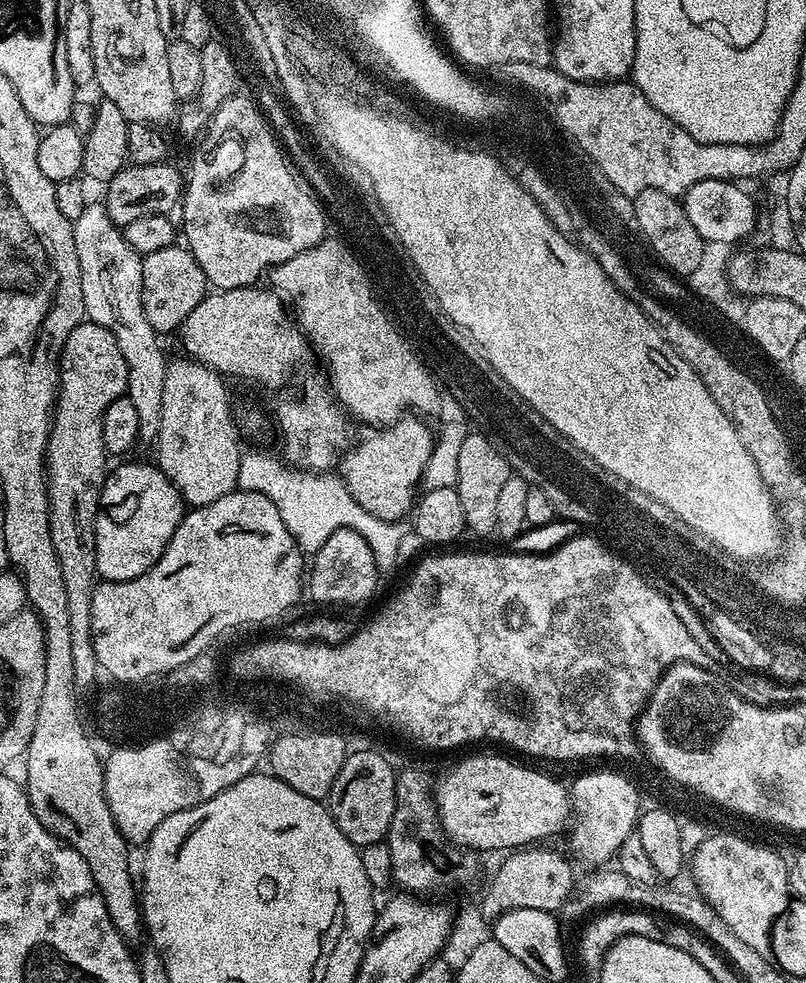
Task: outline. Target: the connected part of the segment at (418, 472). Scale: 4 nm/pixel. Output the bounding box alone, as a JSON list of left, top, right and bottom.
[338,414,434,521]

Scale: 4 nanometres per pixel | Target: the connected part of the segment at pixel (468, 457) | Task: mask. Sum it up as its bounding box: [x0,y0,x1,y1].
[455,430,514,536]

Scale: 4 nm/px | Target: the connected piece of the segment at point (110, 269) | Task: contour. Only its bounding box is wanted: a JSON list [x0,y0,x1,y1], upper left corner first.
[72,202,169,441]

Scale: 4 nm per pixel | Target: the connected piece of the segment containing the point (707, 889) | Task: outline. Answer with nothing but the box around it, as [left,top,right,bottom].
[690,834,790,954]

